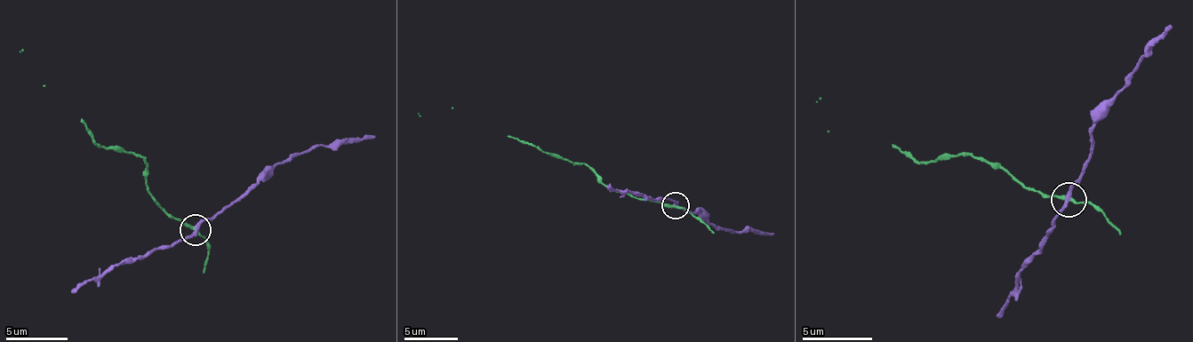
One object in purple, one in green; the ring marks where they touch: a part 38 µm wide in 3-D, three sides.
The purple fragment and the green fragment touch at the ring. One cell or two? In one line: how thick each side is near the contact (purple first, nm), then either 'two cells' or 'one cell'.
calibres 280 and 220 nm; two cells

